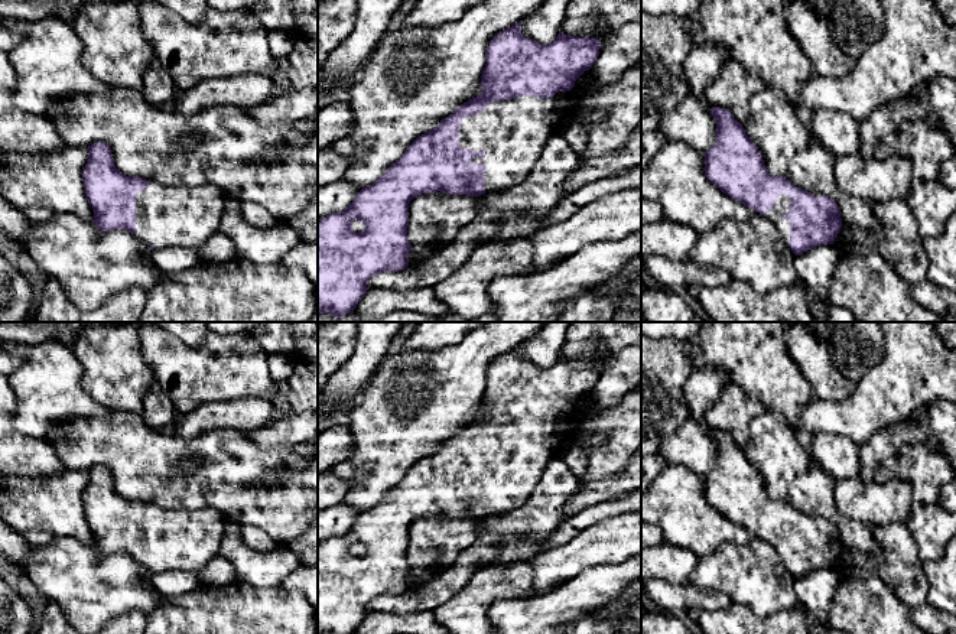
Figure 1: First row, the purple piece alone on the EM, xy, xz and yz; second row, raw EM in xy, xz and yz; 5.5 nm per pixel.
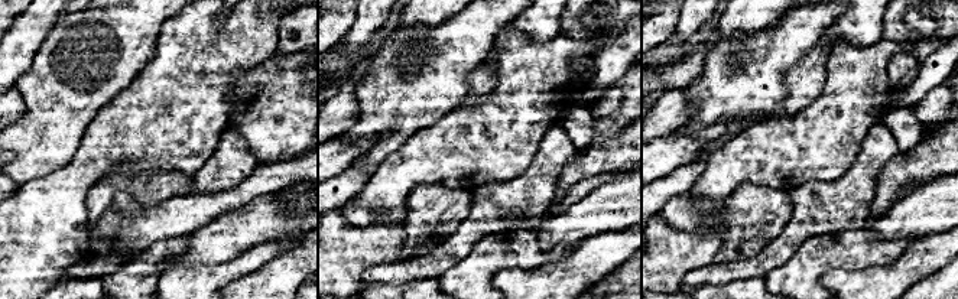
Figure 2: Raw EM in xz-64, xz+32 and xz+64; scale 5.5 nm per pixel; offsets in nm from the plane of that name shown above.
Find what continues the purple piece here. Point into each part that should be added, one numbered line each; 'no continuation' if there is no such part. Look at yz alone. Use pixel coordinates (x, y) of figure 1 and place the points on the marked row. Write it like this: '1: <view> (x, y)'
1: yz (783, 201)

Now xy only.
1: xy (187, 217)

